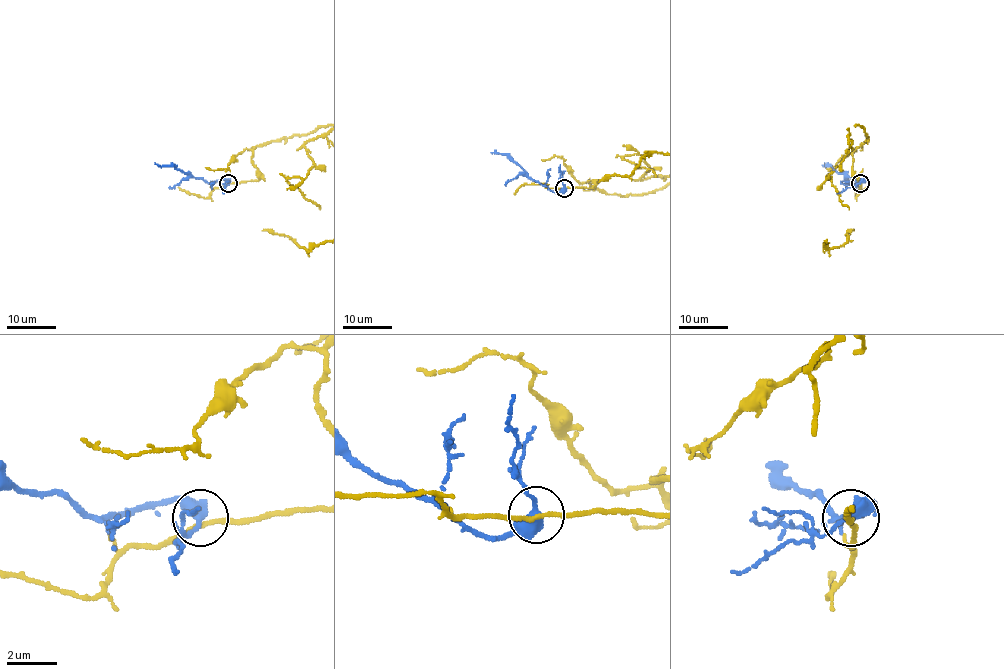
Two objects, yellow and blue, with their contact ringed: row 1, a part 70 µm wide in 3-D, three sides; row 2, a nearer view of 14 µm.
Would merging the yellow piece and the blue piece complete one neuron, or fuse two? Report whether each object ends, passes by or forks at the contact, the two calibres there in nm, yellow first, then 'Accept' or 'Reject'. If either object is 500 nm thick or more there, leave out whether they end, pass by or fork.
At the ring yellow passes by. At the ring blue passes by. Thickness 170 nm (yellow) against 400 nm. Reject

